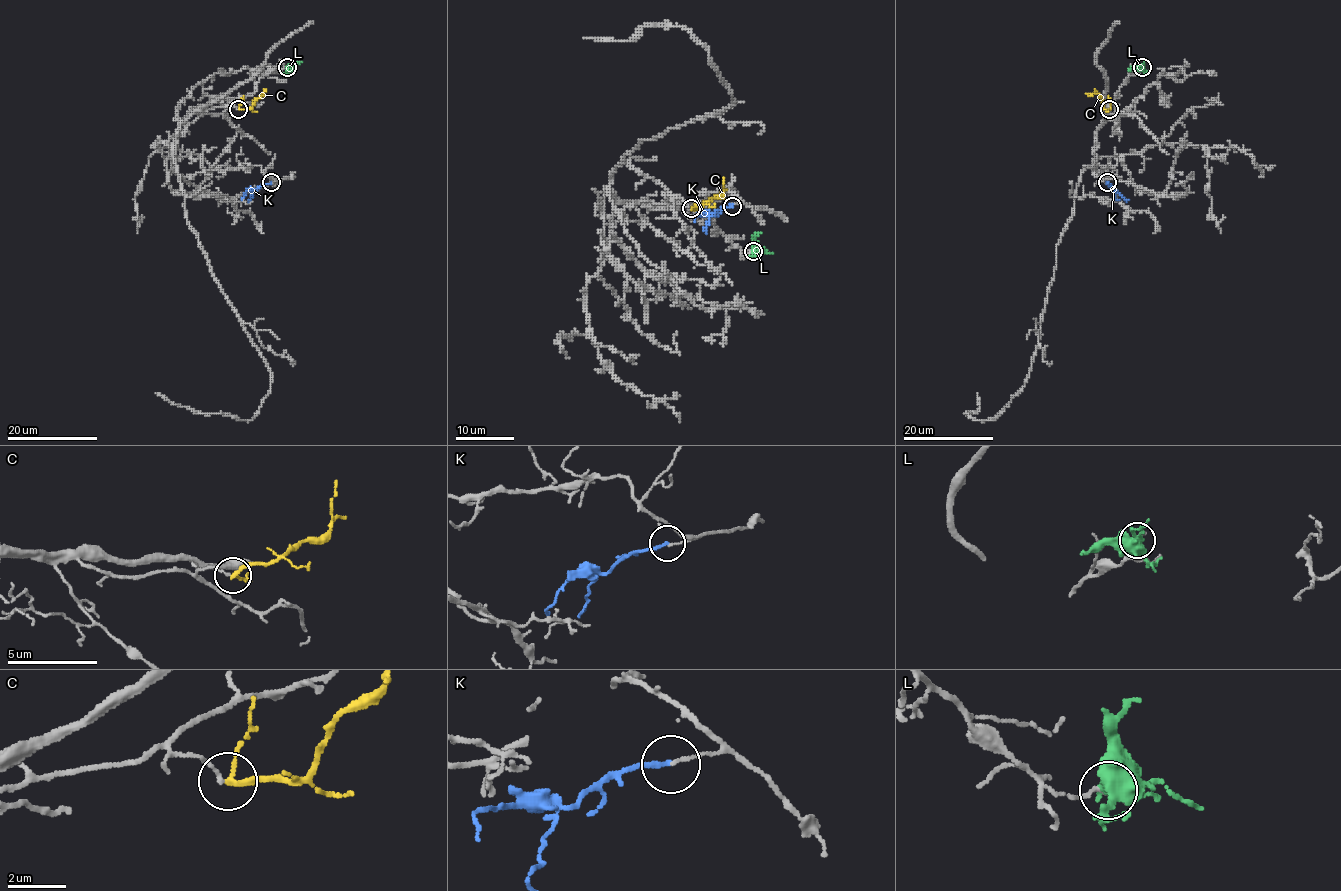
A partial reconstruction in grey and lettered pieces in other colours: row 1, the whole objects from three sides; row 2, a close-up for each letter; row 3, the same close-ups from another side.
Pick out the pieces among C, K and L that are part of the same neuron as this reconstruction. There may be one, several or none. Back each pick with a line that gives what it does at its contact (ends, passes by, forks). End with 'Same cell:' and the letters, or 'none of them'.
Same cell: none of them

